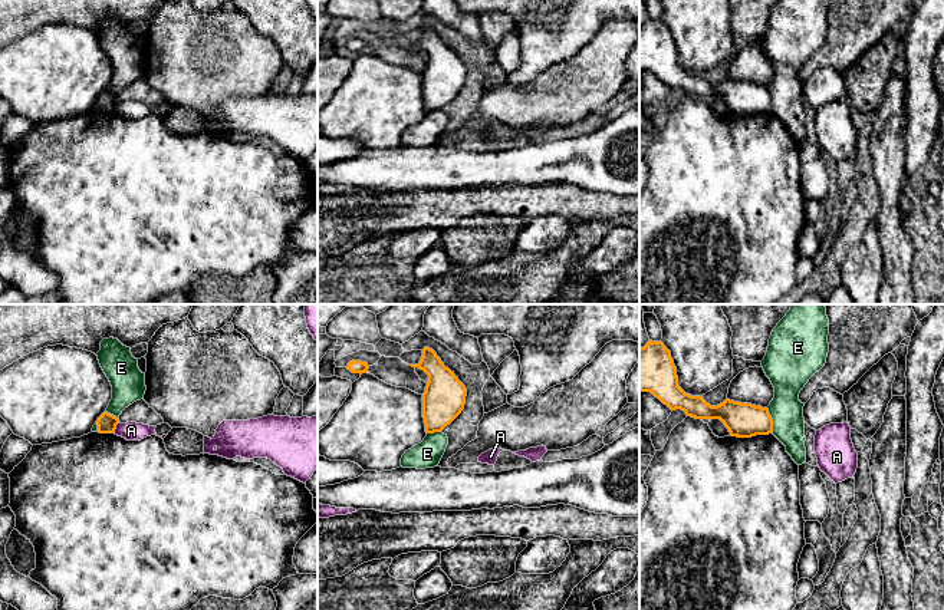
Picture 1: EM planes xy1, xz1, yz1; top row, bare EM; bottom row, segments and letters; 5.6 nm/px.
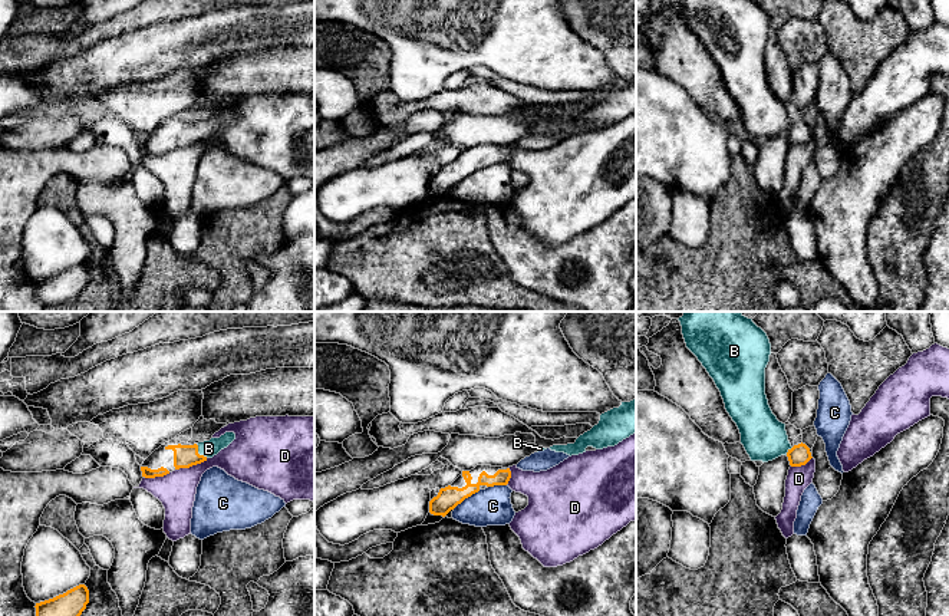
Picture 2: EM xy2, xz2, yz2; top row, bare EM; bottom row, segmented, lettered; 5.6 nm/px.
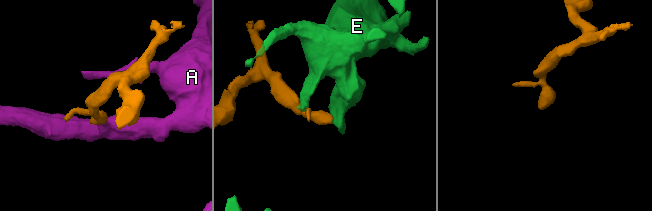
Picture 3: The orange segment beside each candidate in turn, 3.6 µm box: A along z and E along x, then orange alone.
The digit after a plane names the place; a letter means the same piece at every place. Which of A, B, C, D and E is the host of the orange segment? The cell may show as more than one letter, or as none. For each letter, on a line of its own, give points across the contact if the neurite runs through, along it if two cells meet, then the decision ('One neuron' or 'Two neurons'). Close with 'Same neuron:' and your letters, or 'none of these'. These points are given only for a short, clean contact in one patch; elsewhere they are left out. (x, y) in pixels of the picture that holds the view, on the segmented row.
A: Boundary: xy1 (119, 422), (112, 432). Two neurons
B: Path across: xy2 (184, 455), (197, 453), (208, 448). One neuron
C: Two neurons
D: Boundary: xy2 (207, 458), (175, 470). Two neurons
E: Boundary: yz1 (766, 408), (772, 419), (772, 432). Two neurons
Same neuron: B

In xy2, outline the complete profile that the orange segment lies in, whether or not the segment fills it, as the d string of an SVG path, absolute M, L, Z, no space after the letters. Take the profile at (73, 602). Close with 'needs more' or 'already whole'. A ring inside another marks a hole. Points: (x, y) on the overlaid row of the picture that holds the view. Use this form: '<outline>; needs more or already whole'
M79 584L63 594L36 603L36 616L80 616L89 603L89 590Z; already whole

